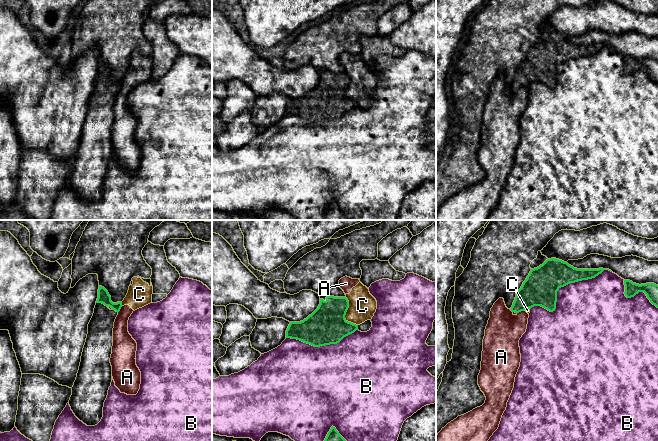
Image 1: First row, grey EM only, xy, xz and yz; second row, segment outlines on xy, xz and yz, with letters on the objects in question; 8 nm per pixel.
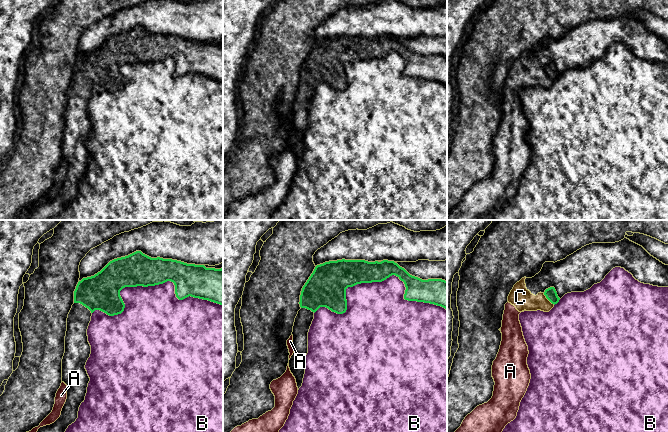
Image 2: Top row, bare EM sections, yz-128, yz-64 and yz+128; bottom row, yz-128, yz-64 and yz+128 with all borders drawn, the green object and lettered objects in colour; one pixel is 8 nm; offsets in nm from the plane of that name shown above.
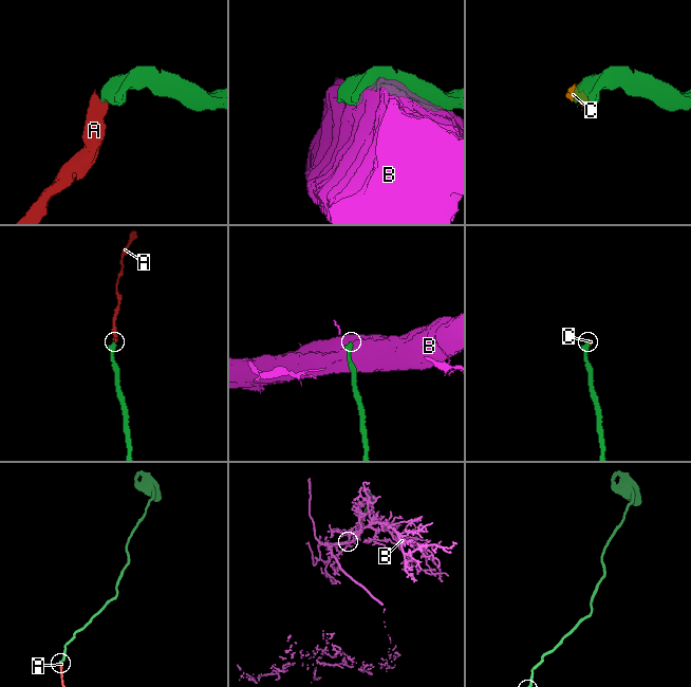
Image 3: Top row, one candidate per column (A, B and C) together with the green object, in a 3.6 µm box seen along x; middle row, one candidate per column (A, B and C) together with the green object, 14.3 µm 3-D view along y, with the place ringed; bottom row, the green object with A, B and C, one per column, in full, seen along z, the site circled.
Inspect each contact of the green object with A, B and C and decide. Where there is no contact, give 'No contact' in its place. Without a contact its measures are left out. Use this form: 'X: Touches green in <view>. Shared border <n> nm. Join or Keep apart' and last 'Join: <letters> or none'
A: Touches green in yz. Shared border 60 nm. Keep apart
B: Touches green in yz. Shared border 700 nm. Keep apart
C: Touches green in xz. Shared border 260 nm. Keep apart
Join: none

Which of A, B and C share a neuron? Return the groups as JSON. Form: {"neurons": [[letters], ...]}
{"neurons": [["A", "C"], ["B"]]}

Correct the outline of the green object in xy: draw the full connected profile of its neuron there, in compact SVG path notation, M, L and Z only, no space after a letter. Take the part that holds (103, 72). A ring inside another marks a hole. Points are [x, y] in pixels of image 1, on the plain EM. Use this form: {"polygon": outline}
{"polygon": "M99 62L93 92L83 124L69 181L87 202L97 201L103 193L104 178L112 158L110 134L114 98L122 78L113 79L108 67Z"}

